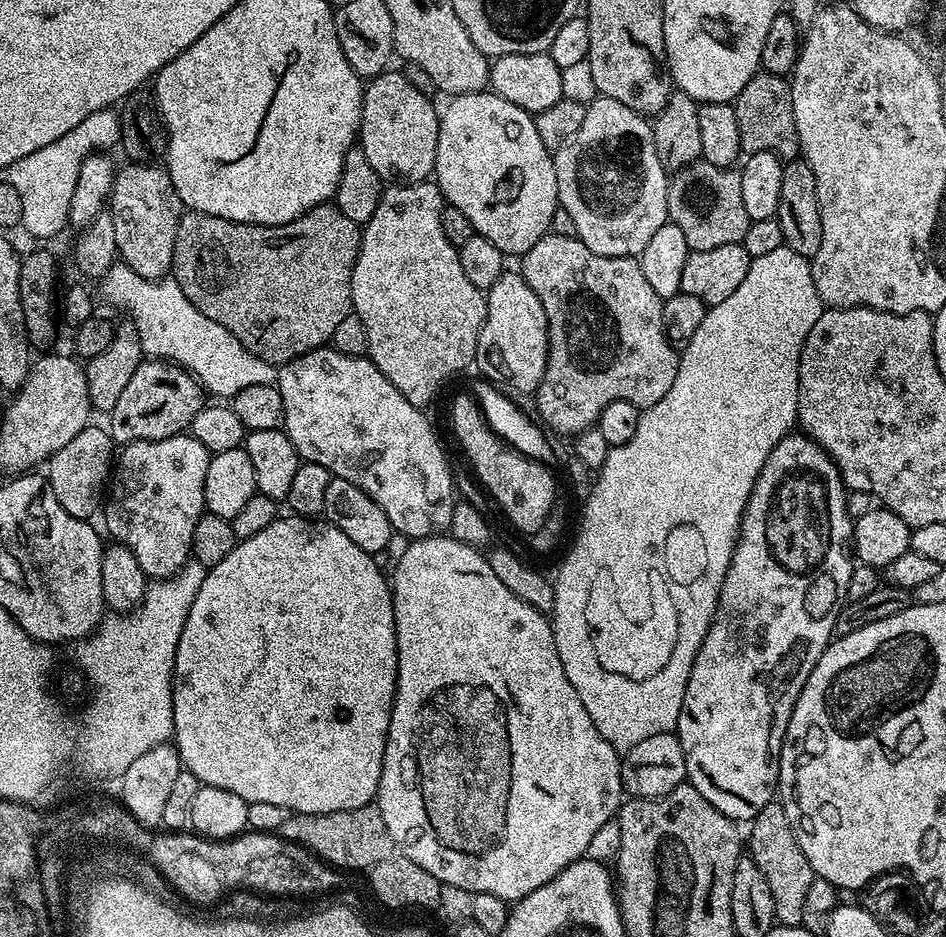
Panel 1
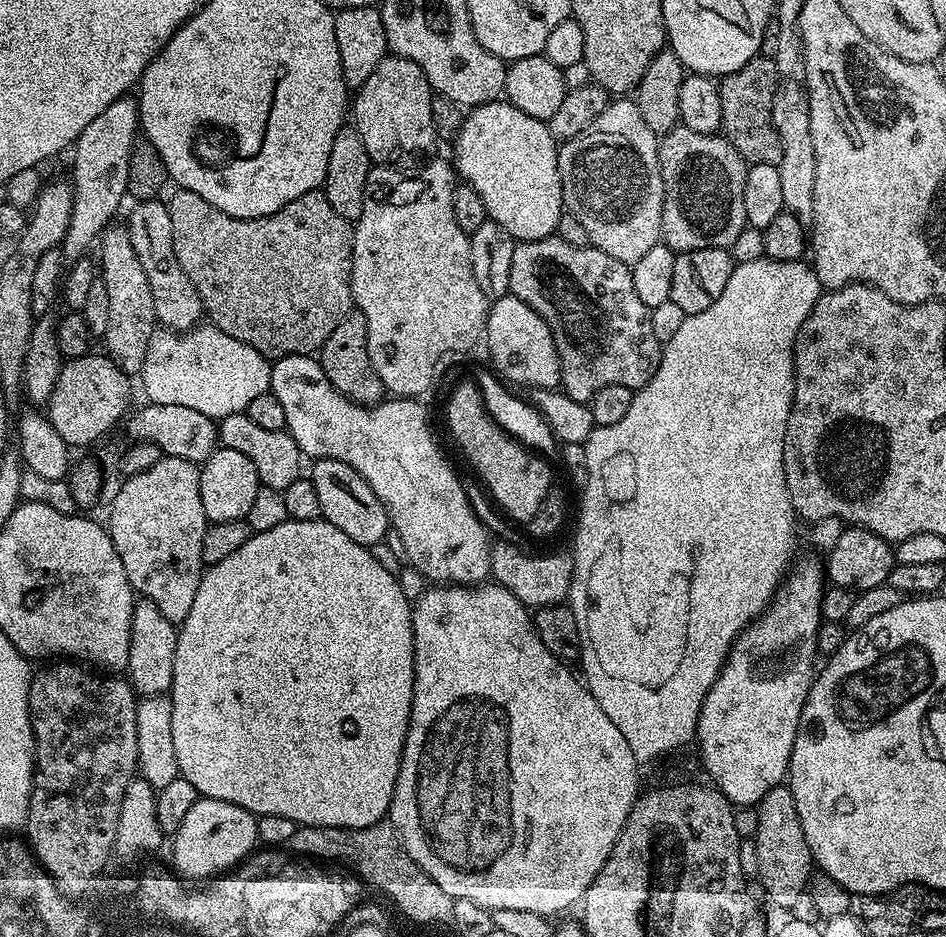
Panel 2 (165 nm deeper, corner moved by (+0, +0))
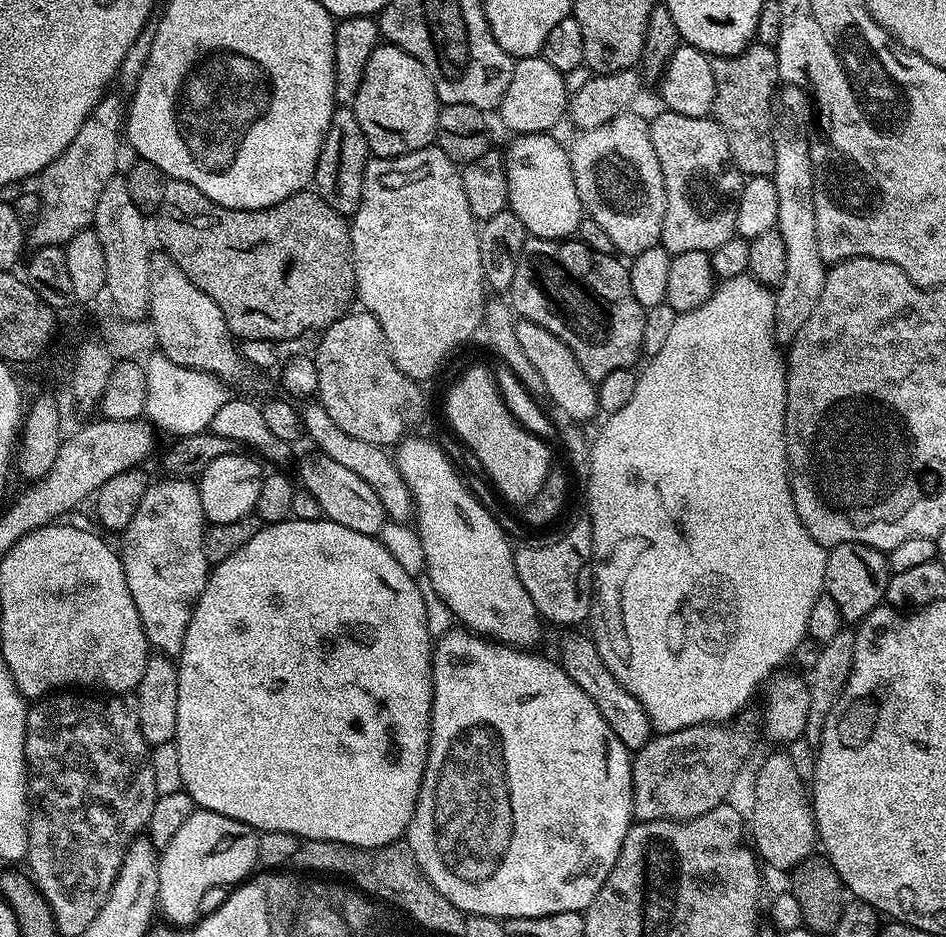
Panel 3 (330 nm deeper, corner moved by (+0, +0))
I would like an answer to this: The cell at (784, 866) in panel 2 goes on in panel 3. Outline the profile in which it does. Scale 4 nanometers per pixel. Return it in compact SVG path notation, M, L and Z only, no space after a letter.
M787 751L766 757L764 765L756 772L756 785L752 788L750 840L765 865L768 863L772 868L785 870L797 868L806 857L813 855L817 847L816 817L812 814L810 792L806 780L798 776Z

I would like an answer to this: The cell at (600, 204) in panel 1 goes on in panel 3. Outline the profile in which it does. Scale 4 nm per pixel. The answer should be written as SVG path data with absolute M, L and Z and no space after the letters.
M632 110L623 112L618 118L606 122L606 126L598 126L589 132L580 132L576 145L571 145L570 148L574 186L578 190L580 205L584 207L587 219L598 222L598 226L606 230L610 242L614 242L616 252L628 258L659 245L662 218L666 214L664 179L658 166L658 154L654 154L654 142L650 142L649 121L635 116L634 113Z

